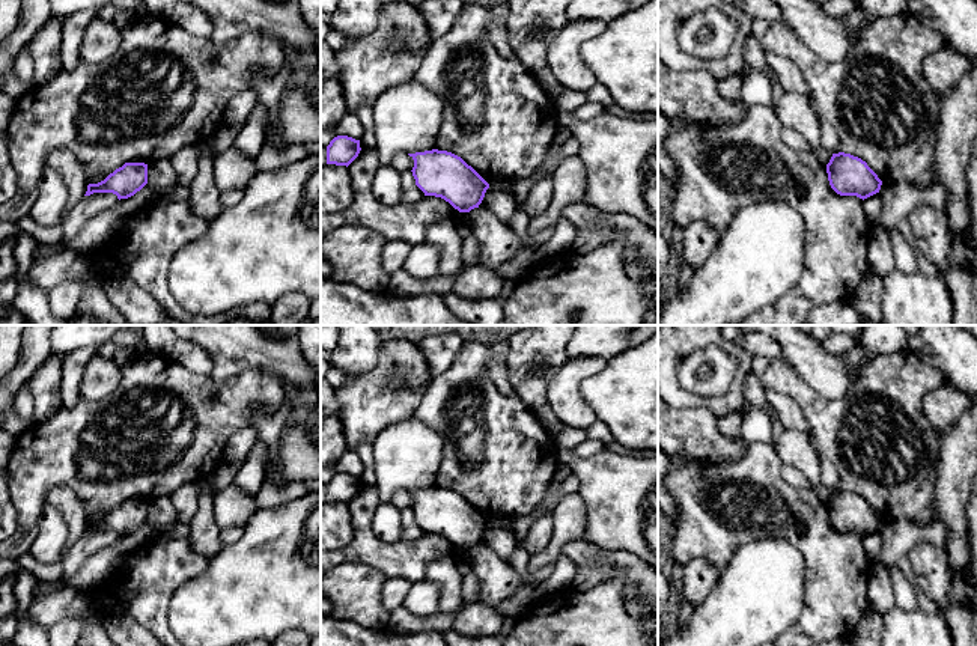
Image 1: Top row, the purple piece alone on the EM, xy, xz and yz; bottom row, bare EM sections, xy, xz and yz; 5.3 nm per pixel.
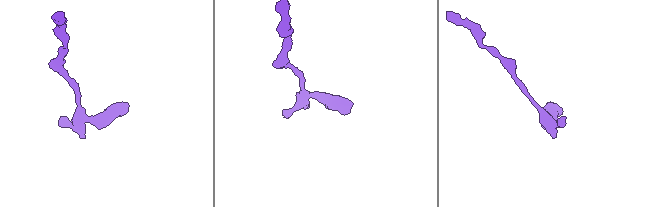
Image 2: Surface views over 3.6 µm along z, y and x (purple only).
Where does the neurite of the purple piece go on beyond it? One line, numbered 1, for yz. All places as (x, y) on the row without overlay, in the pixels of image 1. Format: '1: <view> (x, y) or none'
1: none

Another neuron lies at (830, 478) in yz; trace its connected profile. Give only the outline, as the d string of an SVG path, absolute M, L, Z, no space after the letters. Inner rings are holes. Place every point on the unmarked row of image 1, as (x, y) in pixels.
M823 456L819 458L820 458L820 483L829 488L831 491L839 491L842 485L842 479L837 468L829 459Z

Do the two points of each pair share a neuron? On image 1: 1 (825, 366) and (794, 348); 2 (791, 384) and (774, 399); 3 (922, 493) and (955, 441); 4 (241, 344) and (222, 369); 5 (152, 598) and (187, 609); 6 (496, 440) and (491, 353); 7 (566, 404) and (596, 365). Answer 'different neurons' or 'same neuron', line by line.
1: same neuron
2: different neurons
3: different neurons
4: same neuron
5: different neurons
6: same neuron
7: same neuron

